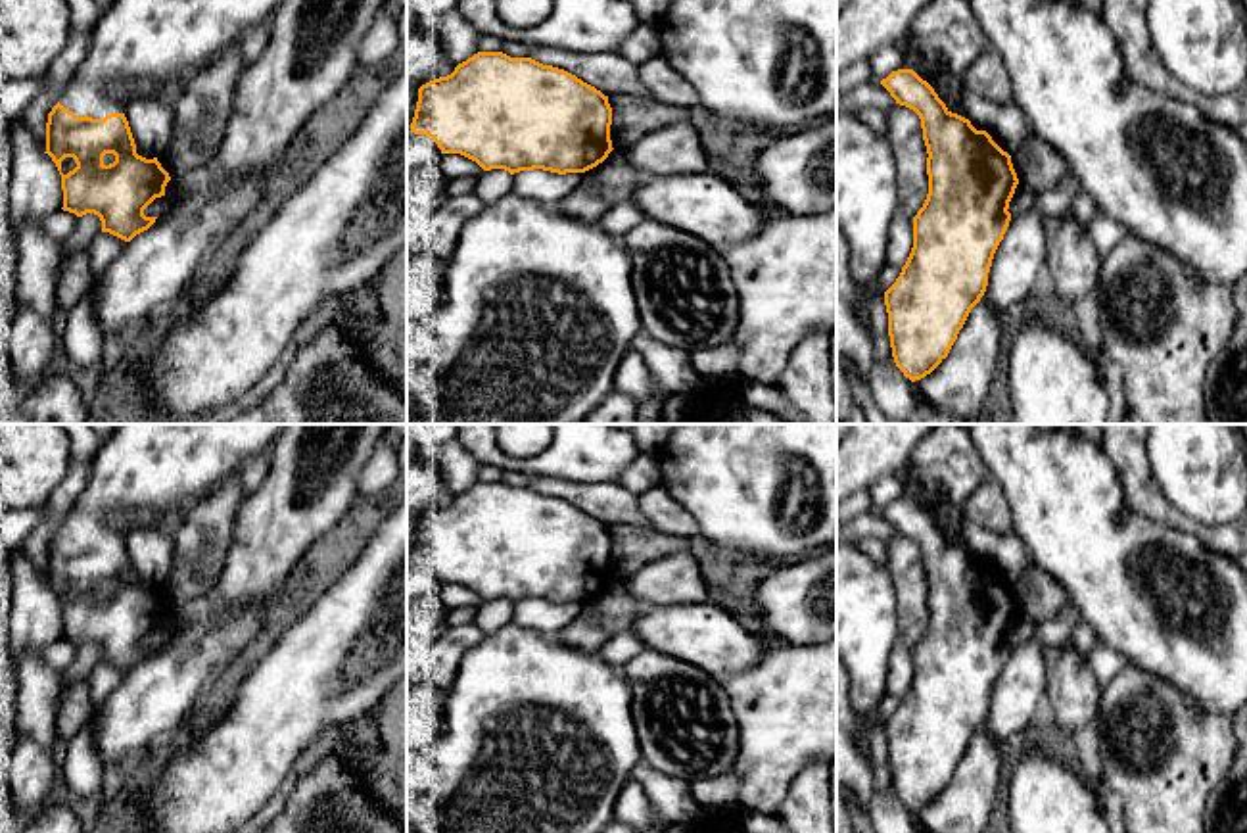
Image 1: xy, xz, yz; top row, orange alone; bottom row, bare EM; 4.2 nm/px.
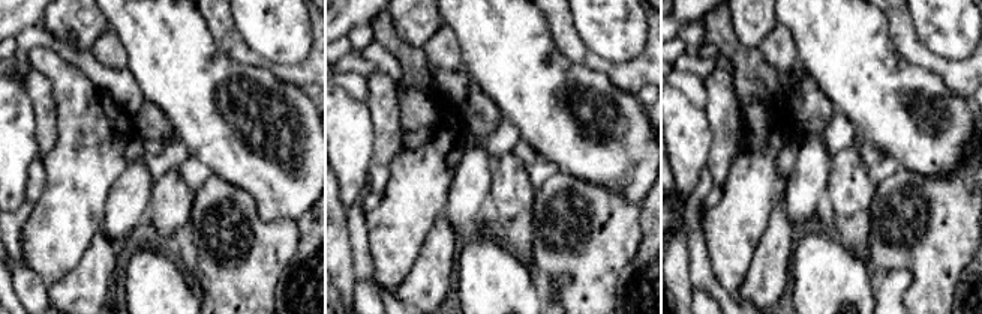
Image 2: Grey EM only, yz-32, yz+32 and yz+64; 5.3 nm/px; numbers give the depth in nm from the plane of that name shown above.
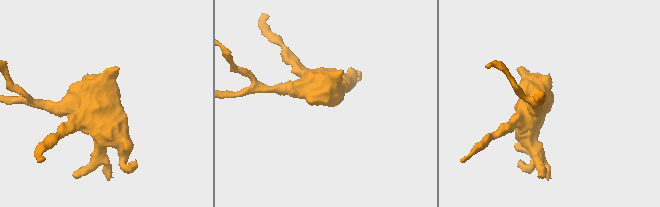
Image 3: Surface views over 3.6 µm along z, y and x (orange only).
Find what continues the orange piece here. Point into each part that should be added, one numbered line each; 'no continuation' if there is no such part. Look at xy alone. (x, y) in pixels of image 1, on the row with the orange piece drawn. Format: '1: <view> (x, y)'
1: xy (165, 41)

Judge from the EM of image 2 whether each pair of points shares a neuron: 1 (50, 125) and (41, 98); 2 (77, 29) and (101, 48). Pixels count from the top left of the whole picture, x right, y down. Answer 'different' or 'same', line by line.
1: same
2: different

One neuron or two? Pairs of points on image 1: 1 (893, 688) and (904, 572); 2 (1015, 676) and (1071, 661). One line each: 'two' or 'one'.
1: one
2: two

